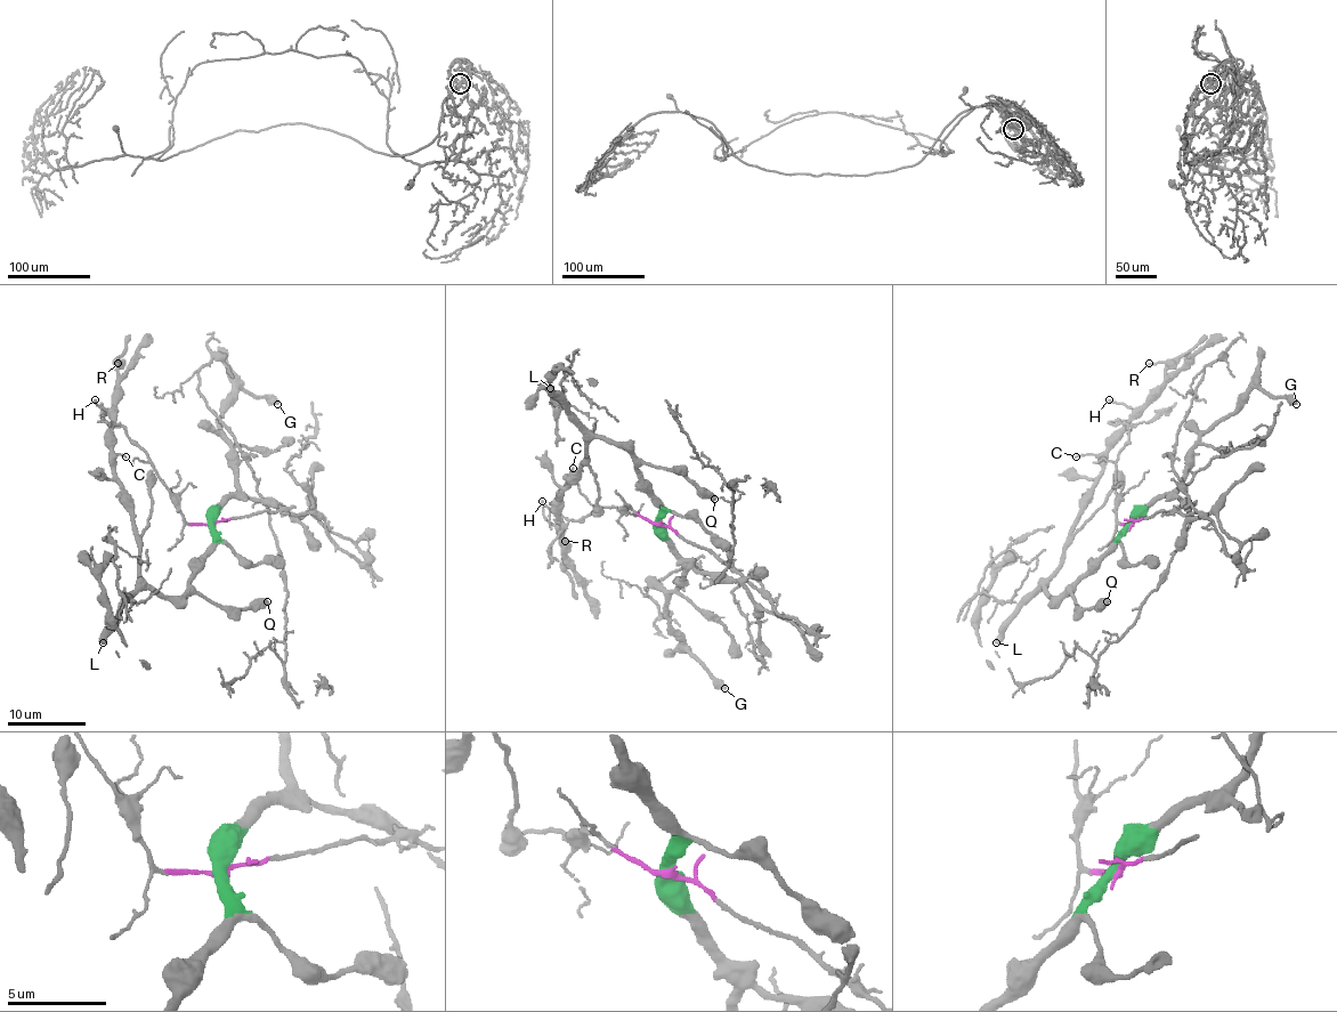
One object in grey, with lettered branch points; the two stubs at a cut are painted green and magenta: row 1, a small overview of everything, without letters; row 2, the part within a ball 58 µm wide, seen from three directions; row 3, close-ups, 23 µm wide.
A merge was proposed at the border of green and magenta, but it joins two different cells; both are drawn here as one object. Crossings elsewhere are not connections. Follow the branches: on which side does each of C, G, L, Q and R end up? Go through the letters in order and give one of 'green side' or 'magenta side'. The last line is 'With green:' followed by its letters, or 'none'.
C: green side
G: green side
L: green side
Q: green side
R: green side
With green: C, G, L, Q, R

